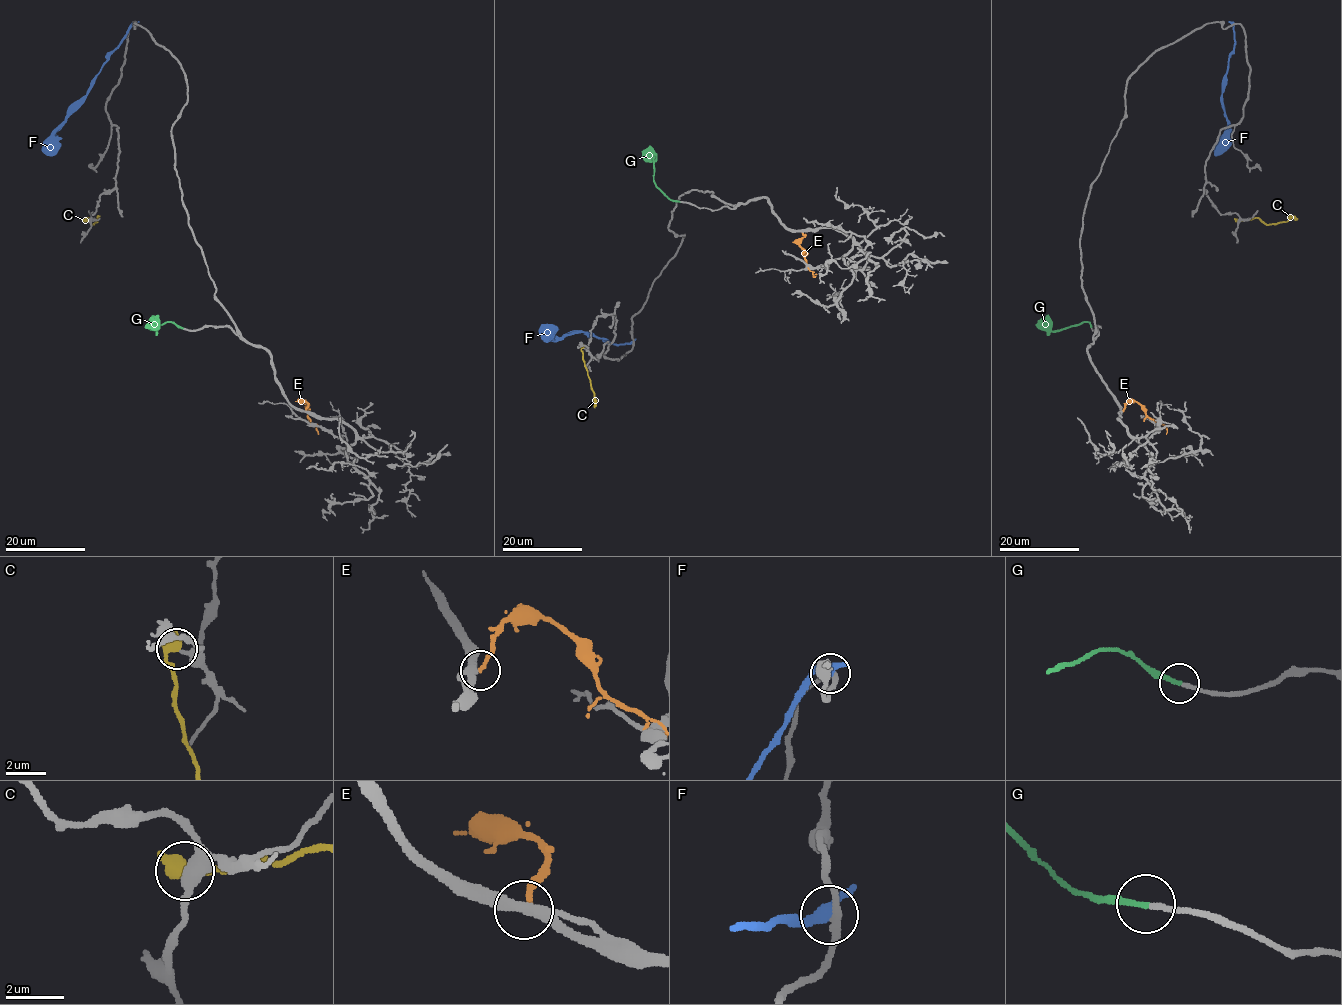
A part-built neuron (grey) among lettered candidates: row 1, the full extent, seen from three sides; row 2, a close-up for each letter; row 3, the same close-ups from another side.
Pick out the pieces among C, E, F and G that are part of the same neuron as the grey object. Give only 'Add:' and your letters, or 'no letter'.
Add: C, G

